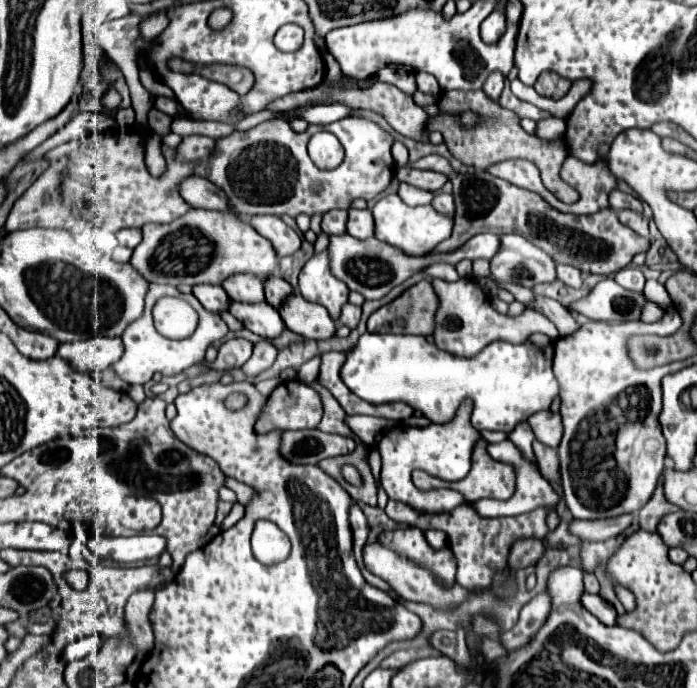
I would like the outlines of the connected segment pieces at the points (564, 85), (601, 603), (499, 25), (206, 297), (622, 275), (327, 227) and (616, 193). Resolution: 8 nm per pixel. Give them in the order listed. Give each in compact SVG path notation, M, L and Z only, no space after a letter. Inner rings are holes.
M543 72L535 86L533 86L541 96L547 96L547 98L561 98L565 96L565 92L571 88L571 80L567 78L561 78L559 74L555 72Z
M583 594L583 598L581 598L581 602L583 602L583 606L593 614L593 616L597 616L605 626L615 626L617 624L617 612L615 612L615 608L607 602L607 600L603 600L601 596L595 596L595 594Z
M495 10L493 14L489 14L483 24L481 24L481 38L485 42L497 42L505 32L505 12L503 10Z
M207 284L195 286L193 294L201 302L201 306L205 306L213 314L221 314L221 312L229 310L231 300L229 300L227 292L223 290L223 286L207 286Z
M627 266L623 270L619 270L615 274L615 282L621 284L623 288L629 288L629 290L643 290L645 286L645 276L641 272L641 268L637 266Z
M333 210L333 212L325 212L323 214L323 222L321 228L323 232L327 232L329 236L337 236L337 234L347 234L347 210Z
M613 190L613 192L609 194L609 204L611 204L615 210L625 210L625 208L629 208L629 210L635 210L635 212L643 214L643 204L641 204L641 200L635 198L635 196L631 196L631 194L625 194L625 192L621 192L621 190Z

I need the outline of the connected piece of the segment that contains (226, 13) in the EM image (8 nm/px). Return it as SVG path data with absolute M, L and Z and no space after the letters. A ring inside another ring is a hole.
M221 8L221 10L215 10L215 12L209 16L209 26L215 28L215 30L221 30L221 28L225 28L225 26L229 24L229 20L231 20L231 10Z

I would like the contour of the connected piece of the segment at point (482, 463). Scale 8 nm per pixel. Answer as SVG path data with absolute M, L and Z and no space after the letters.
M479 440L473 450L471 472L463 480L445 482L419 470L419 488L453 488L461 492L469 504L481 498L509 500L515 492L515 472L511 464L493 460L485 450L485 440Z

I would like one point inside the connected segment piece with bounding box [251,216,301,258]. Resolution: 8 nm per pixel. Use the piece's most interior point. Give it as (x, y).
(285, 240)

